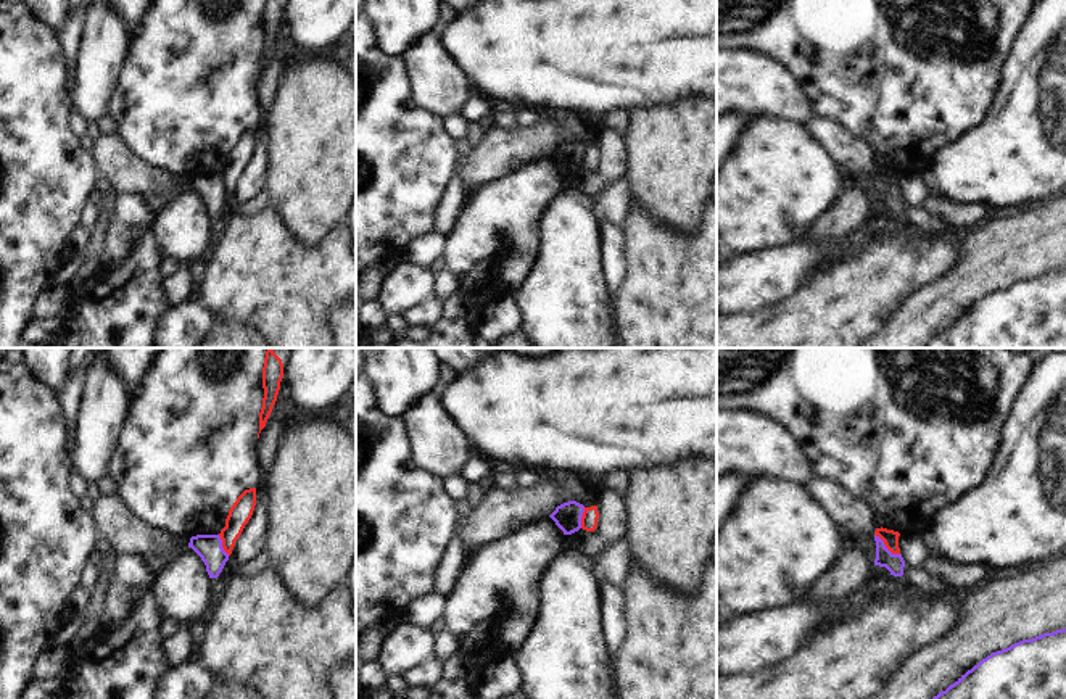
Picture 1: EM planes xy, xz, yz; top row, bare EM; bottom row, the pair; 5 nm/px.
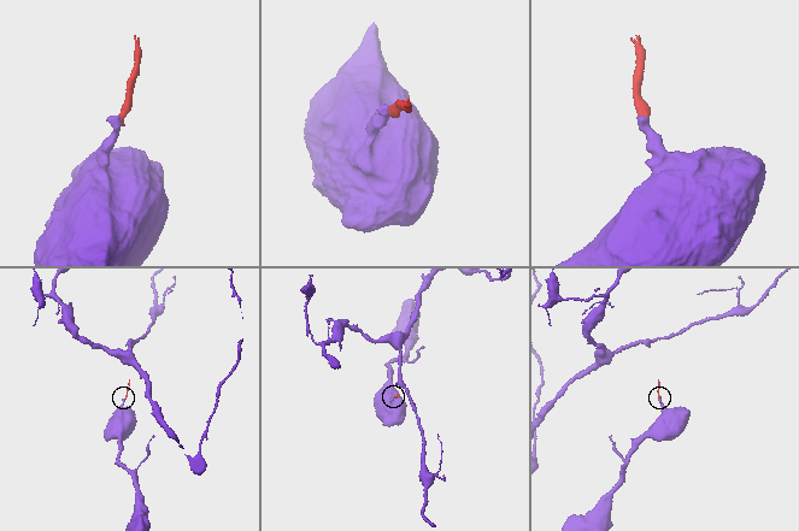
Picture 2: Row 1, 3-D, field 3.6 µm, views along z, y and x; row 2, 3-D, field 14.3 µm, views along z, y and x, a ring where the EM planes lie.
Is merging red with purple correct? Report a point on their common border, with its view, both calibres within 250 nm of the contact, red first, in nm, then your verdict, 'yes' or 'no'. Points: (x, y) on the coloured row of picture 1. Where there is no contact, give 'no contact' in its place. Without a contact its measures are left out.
yz (886, 546) | 80/100 nm | no

